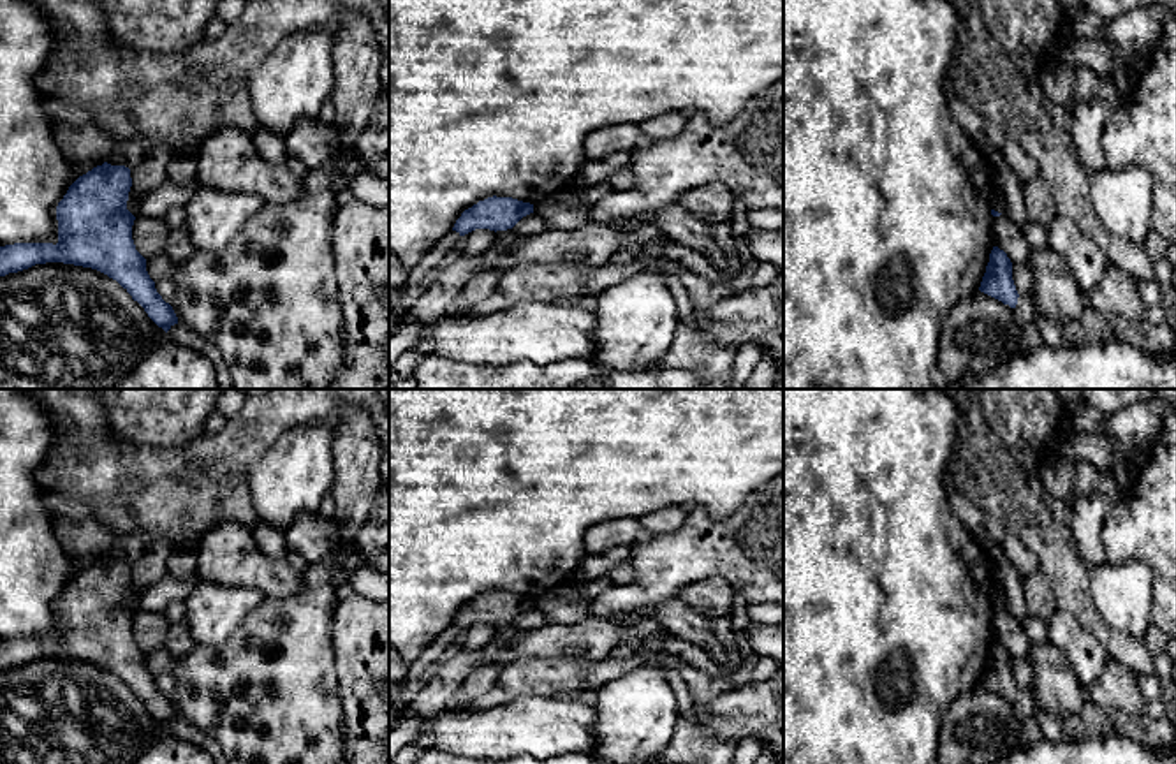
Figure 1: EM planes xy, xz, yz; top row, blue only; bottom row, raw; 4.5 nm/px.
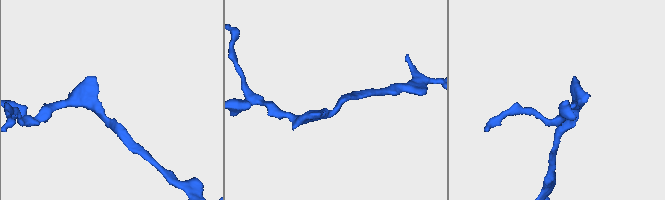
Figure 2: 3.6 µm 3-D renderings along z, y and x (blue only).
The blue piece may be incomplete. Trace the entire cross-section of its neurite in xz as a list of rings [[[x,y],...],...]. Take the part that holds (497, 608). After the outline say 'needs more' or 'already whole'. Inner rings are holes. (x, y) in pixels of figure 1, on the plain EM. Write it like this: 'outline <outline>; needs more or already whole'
outline [[[488,591],[465,604],[452,625],[465,630],[475,623],[507,625],[523,611],[533,607],[533,599],[512,591]]]; already whole

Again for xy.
outline [[[104,556],[79,570],[56,600],[58,637],[0,641],[0,671],[46,657],[97,664],[116,674],[167,727],[178,711],[157,687],[146,653],[136,644],[136,611],[127,604],[130,581],[125,560]]]; already whole

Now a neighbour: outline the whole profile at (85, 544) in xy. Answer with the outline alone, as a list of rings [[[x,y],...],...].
[[[53,514],[53,521],[56,537],[77,570],[102,560],[116,539],[113,530],[100,525],[83,526],[58,514]]]

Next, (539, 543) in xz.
[[[389,389],[389,650],[414,664],[465,604],[488,591],[535,599],[560,590],[586,556],[584,533],[597,523],[641,519],[669,505],[702,507],[724,518],[782,472],[783,389]]]

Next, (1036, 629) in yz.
[[[1023,616],[1019,620],[1032,644],[1047,643],[1047,625],[1042,618]]]

